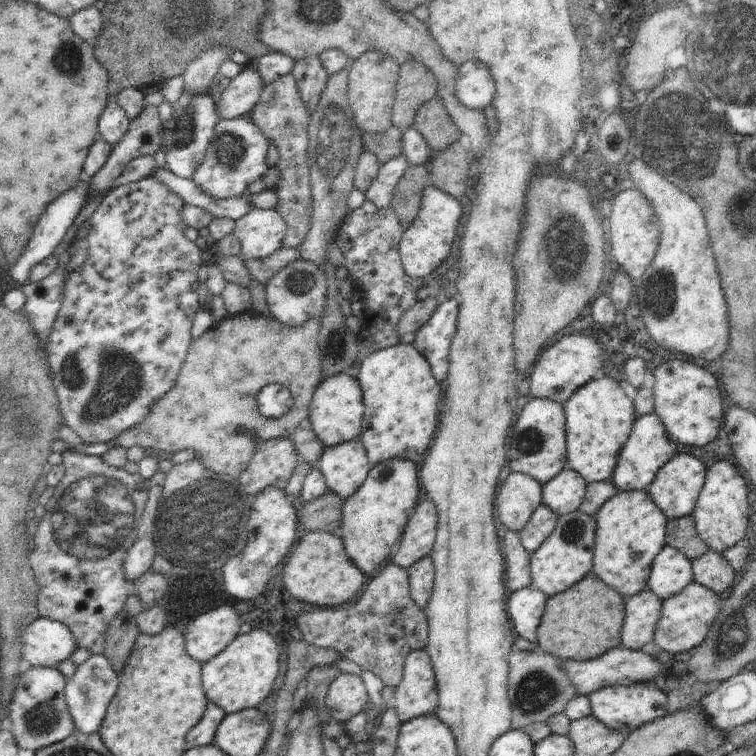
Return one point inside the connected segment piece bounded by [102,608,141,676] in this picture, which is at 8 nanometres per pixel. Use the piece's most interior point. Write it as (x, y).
(120, 636)

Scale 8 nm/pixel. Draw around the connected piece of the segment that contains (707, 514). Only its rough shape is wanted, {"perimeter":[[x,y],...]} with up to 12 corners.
{"perimeter":[[730,462],[707,470],[692,515],[709,549],[750,536],[747,479]]}

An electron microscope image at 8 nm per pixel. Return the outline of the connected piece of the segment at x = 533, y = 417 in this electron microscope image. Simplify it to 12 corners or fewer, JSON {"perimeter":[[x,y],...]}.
{"perimeter":[[540,397],[512,432],[511,470],[543,485],[567,461],[565,410]]}

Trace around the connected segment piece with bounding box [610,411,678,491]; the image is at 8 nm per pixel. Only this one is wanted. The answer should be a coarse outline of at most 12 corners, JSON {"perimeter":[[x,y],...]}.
{"perimeter":[[656,411],[636,418],[610,480],[647,490],[677,453]]}

